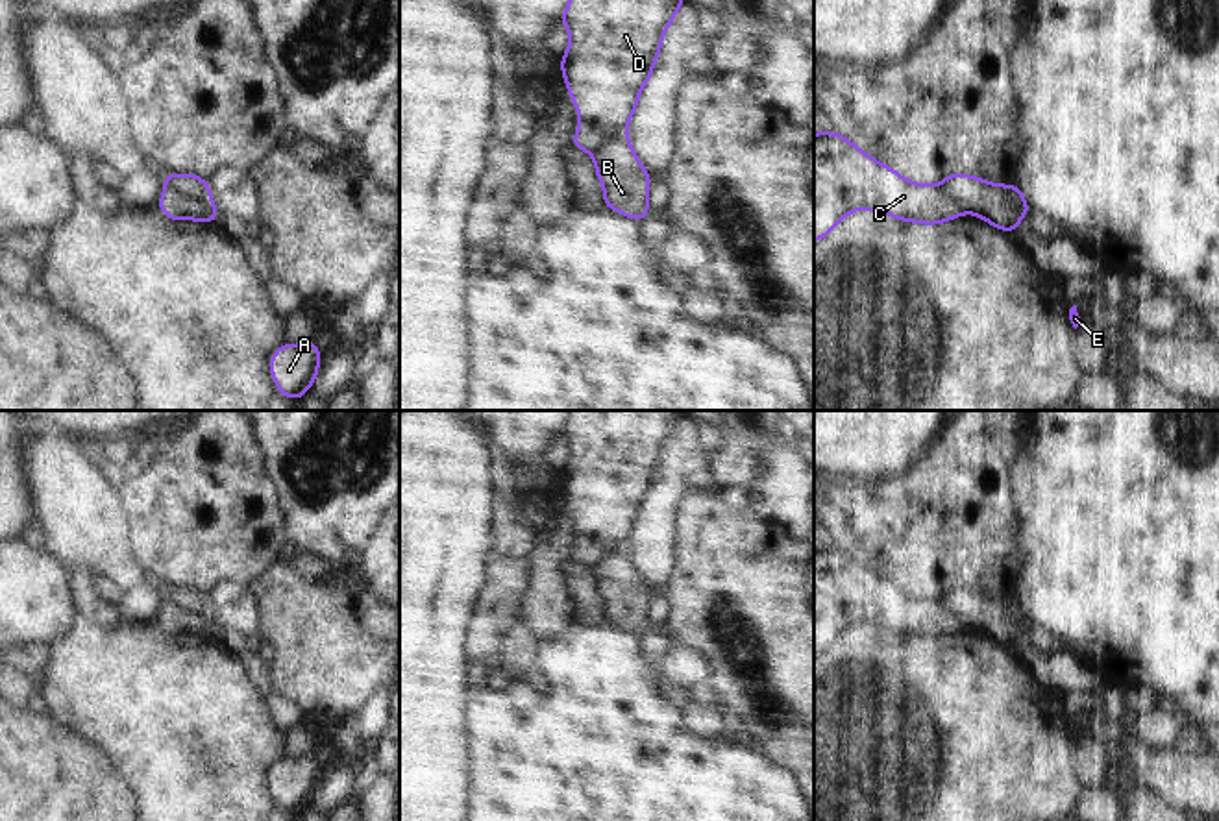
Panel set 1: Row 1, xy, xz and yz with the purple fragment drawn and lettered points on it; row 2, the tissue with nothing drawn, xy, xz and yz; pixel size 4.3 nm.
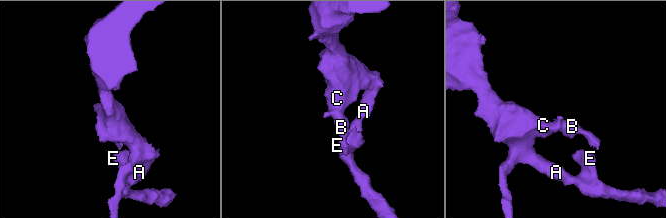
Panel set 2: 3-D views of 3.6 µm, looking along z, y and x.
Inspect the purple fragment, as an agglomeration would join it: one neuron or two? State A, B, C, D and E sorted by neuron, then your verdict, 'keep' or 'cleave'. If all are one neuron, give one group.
A C D E / B; cleave

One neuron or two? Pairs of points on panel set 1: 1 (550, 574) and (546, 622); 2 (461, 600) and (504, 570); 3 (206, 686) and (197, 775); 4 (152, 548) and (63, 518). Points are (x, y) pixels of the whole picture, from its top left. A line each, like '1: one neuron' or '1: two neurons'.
1: one neuron
2: two neurons
3: one neuron
4: two neurons

